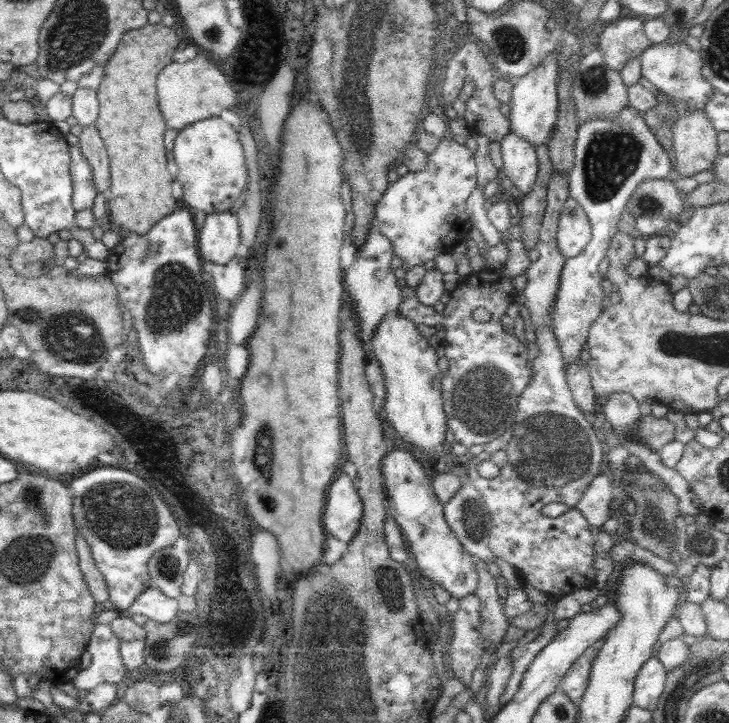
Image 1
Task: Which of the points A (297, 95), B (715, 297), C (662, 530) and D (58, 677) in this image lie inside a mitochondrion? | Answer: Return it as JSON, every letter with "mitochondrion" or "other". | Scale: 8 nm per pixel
{"A":"other","B":"mitochondrion","C":"mitochondrion","D":"other"}

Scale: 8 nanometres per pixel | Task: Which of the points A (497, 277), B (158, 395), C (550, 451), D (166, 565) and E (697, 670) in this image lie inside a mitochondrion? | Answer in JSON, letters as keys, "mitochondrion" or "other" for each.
{"A":"other","B":"other","C":"mitochondrion","D":"mitochondrion","E":"mitochondrion"}

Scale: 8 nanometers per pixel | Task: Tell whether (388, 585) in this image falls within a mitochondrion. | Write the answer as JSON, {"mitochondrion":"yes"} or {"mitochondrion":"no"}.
{"mitochondrion":"yes"}

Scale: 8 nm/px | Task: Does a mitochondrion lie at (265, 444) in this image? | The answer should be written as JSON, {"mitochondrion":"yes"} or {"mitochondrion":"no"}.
{"mitochondrion":"yes"}

